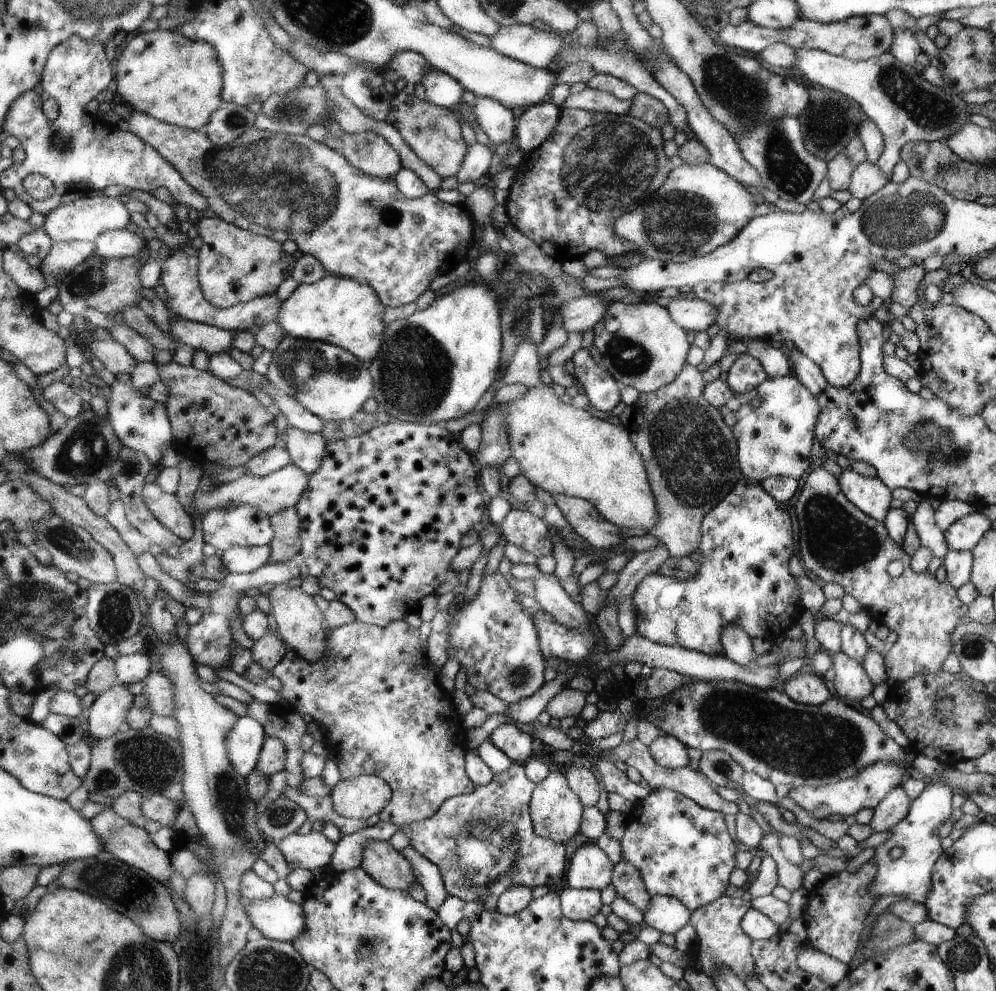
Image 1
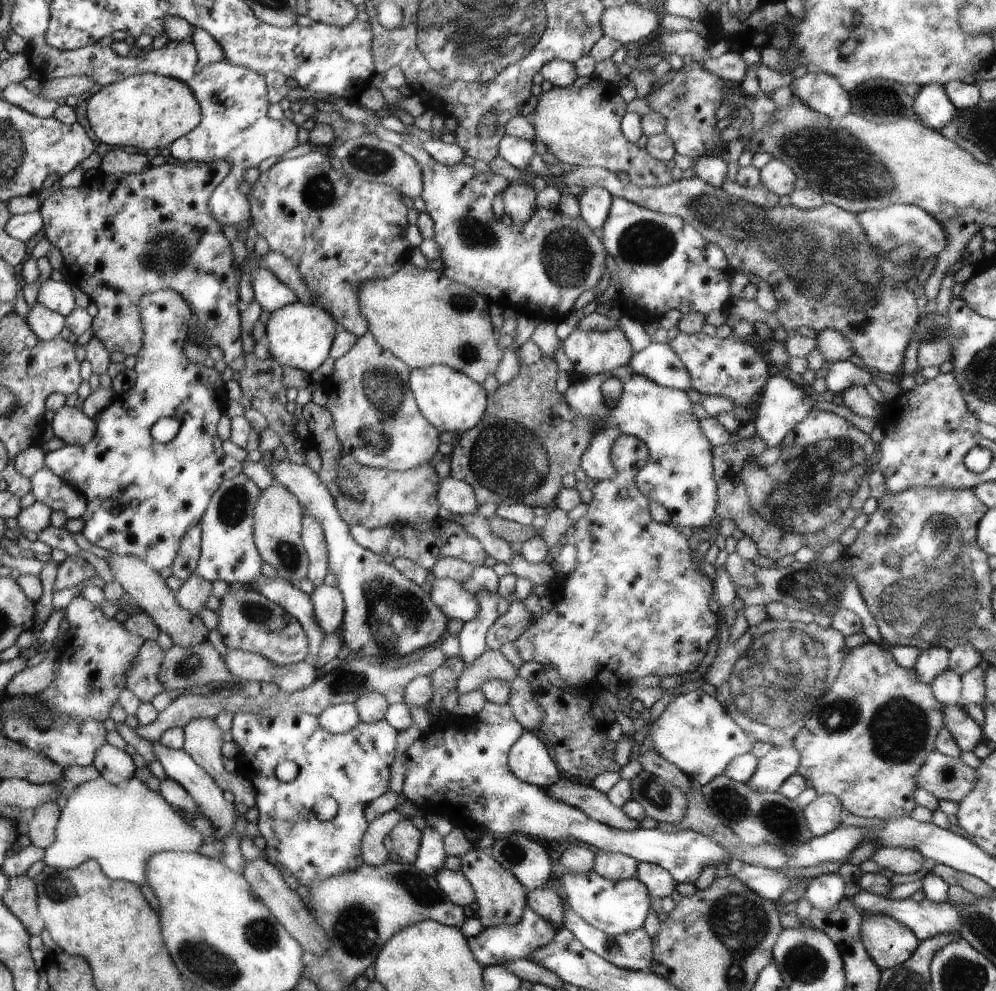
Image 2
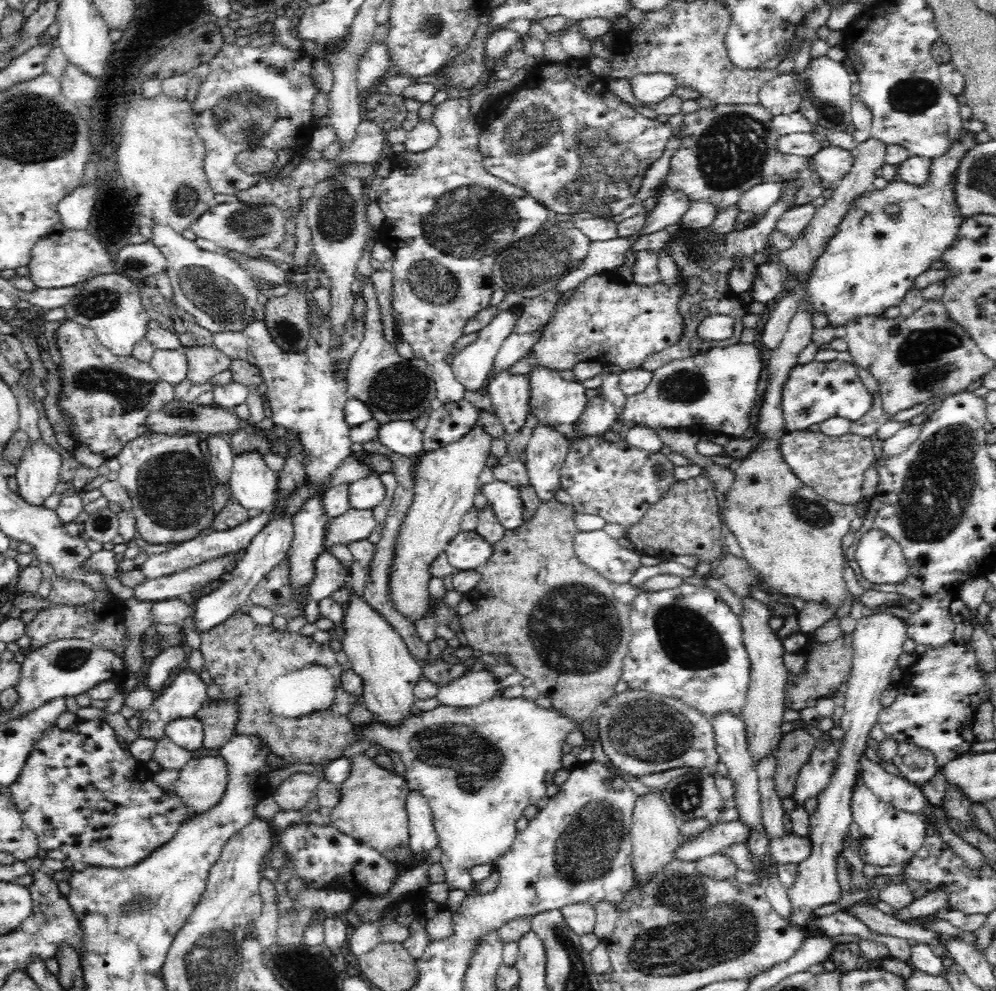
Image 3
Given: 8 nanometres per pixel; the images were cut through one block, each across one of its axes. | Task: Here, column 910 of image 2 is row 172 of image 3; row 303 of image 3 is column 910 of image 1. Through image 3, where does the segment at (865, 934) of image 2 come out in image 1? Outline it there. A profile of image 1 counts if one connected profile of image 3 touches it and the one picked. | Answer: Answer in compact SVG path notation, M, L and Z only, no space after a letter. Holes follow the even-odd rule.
M928 781L924 792L911 802L906 818L891 828L892 836L875 848L874 860L878 866L878 874L876 880L870 884L871 896L880 899L888 894L898 894L918 904L926 904L926 898L932 889L932 868L944 852L940 836L934 836L934 830L938 830L938 826L942 826L950 818L950 814L956 814L950 806L954 792L953 788L944 782L938 781L934 784ZM894 846L904 849L904 854L895 861L890 860L888 855Z

